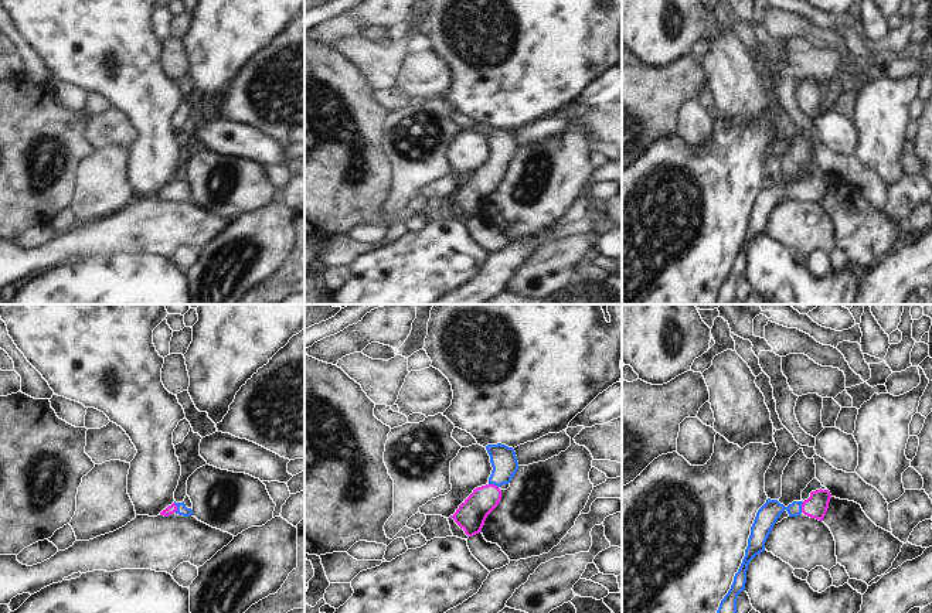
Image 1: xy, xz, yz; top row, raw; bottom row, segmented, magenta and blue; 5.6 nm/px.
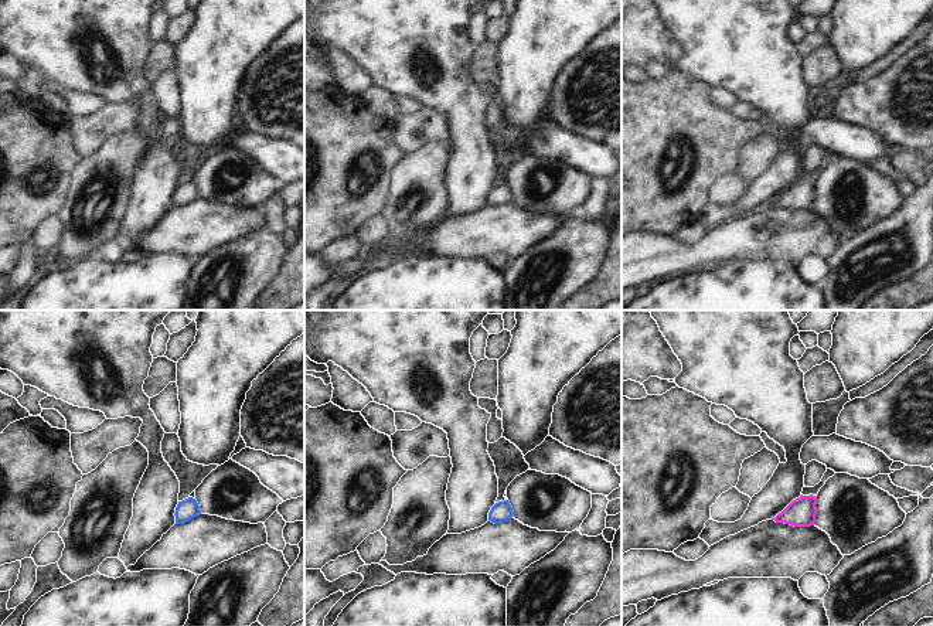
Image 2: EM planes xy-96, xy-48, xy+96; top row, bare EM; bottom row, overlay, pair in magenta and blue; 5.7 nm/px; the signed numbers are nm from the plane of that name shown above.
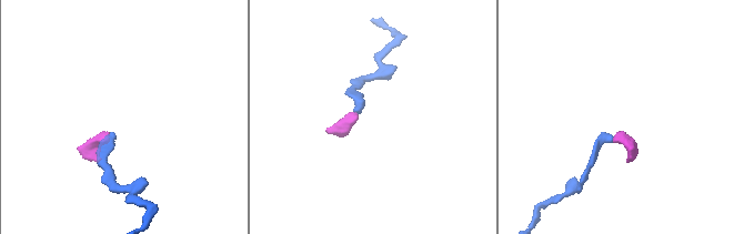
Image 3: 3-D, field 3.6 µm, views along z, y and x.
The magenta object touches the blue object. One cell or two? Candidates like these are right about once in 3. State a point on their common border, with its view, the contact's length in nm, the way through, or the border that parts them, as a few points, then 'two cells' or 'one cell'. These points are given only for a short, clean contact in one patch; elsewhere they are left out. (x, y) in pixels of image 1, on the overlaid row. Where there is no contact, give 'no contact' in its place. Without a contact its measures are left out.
contact yz (802, 507); length 70 nm; way yz (816, 506), (802, 507), (774, 508), (768, 514); one cell

